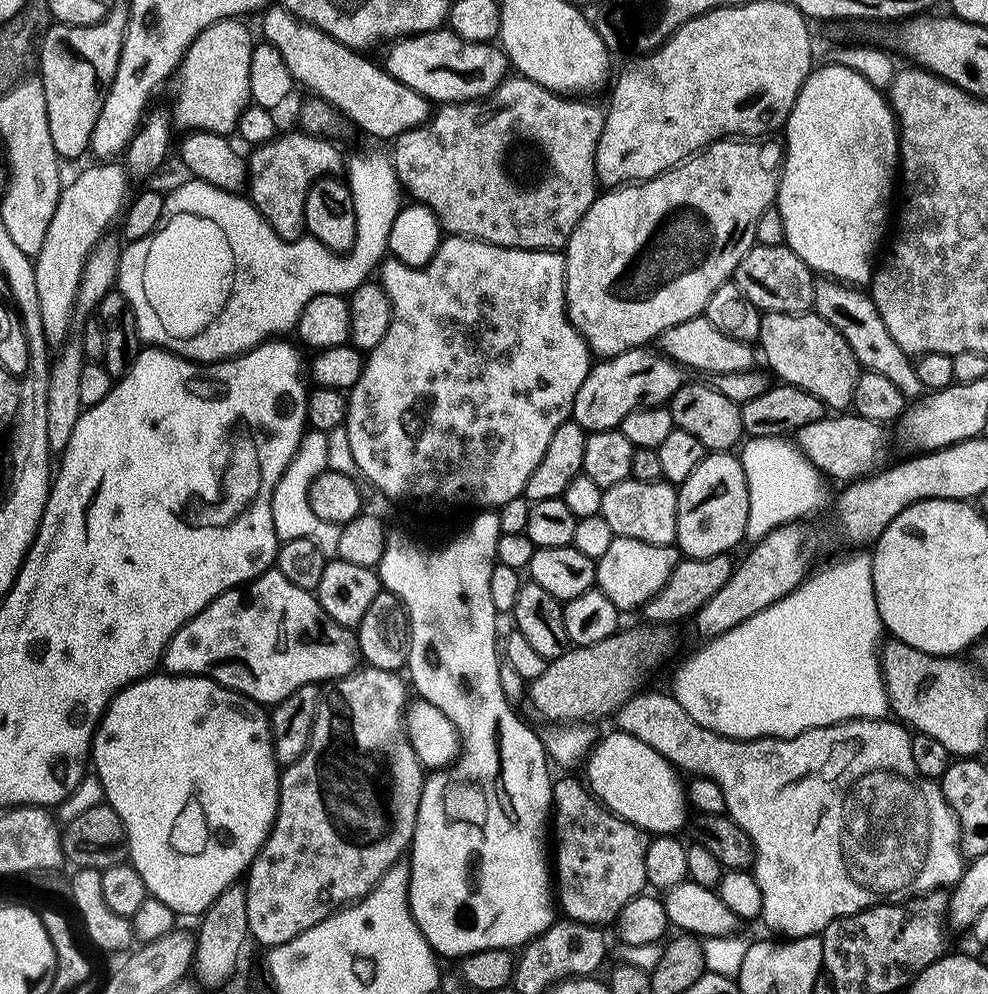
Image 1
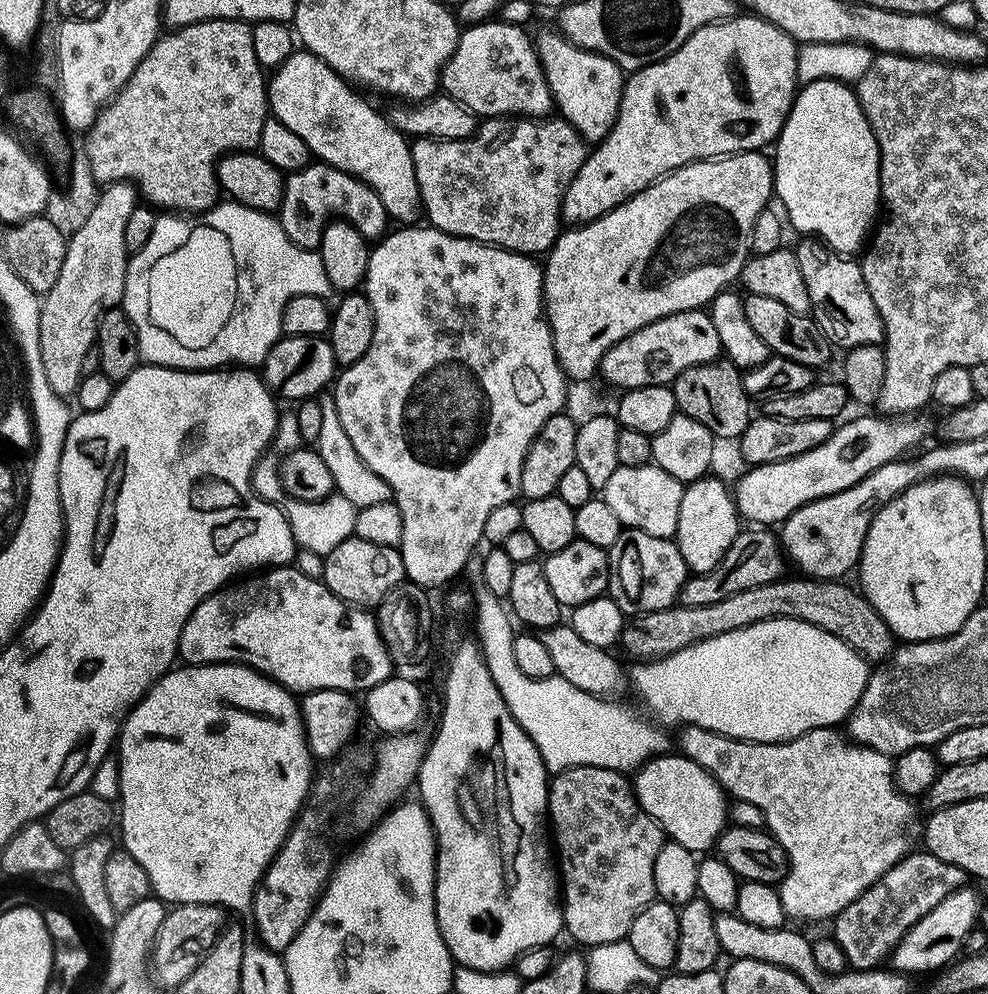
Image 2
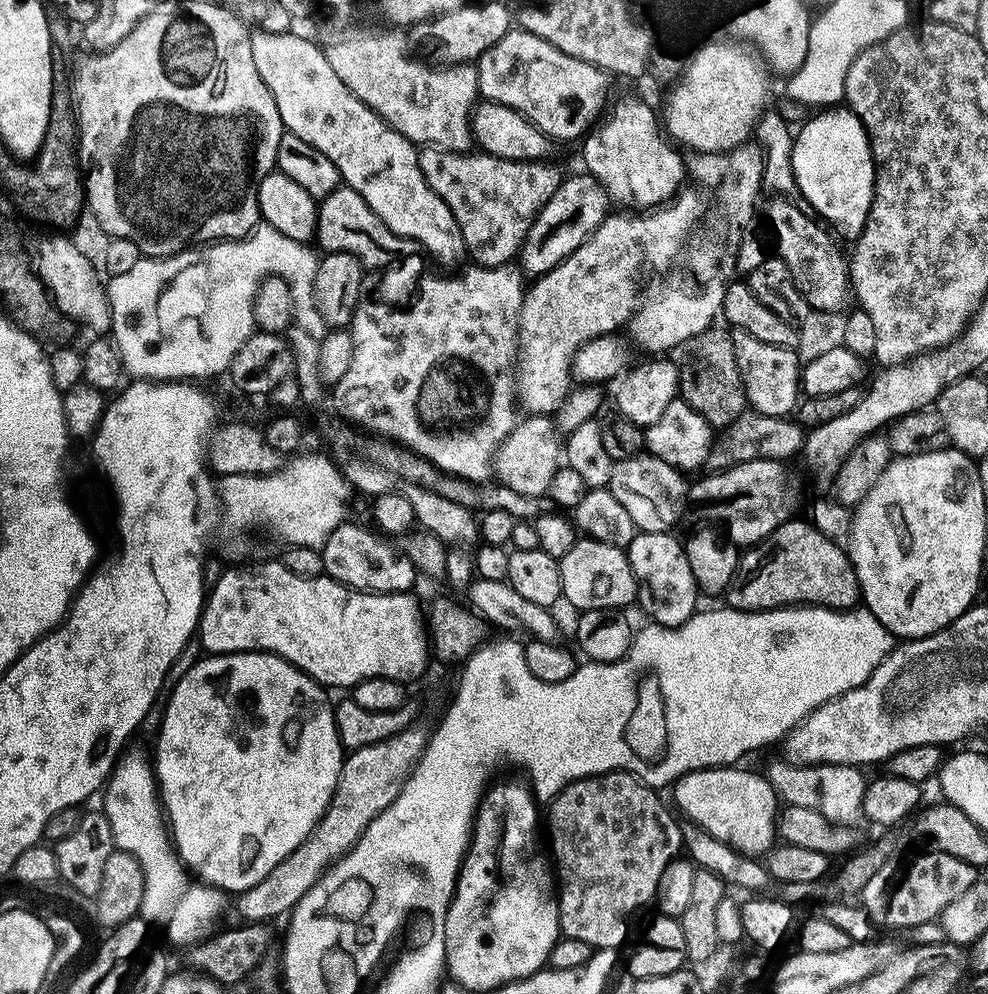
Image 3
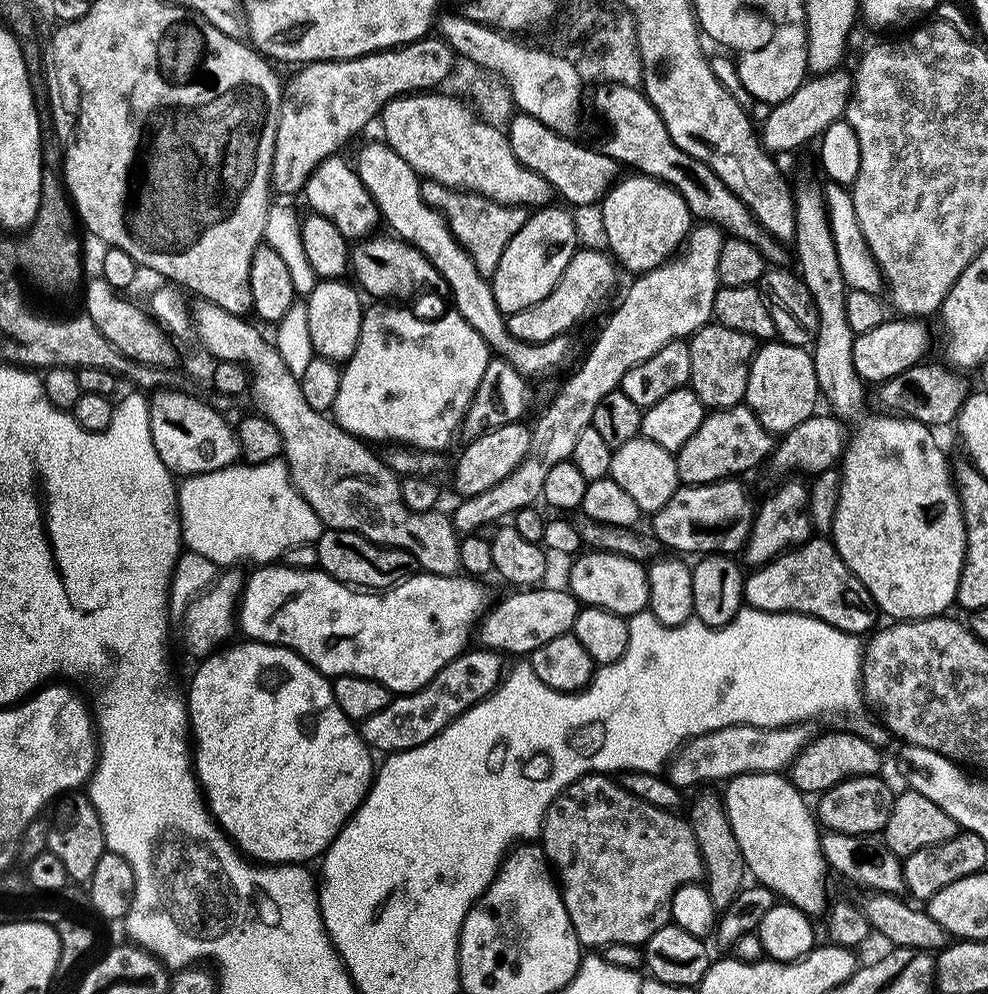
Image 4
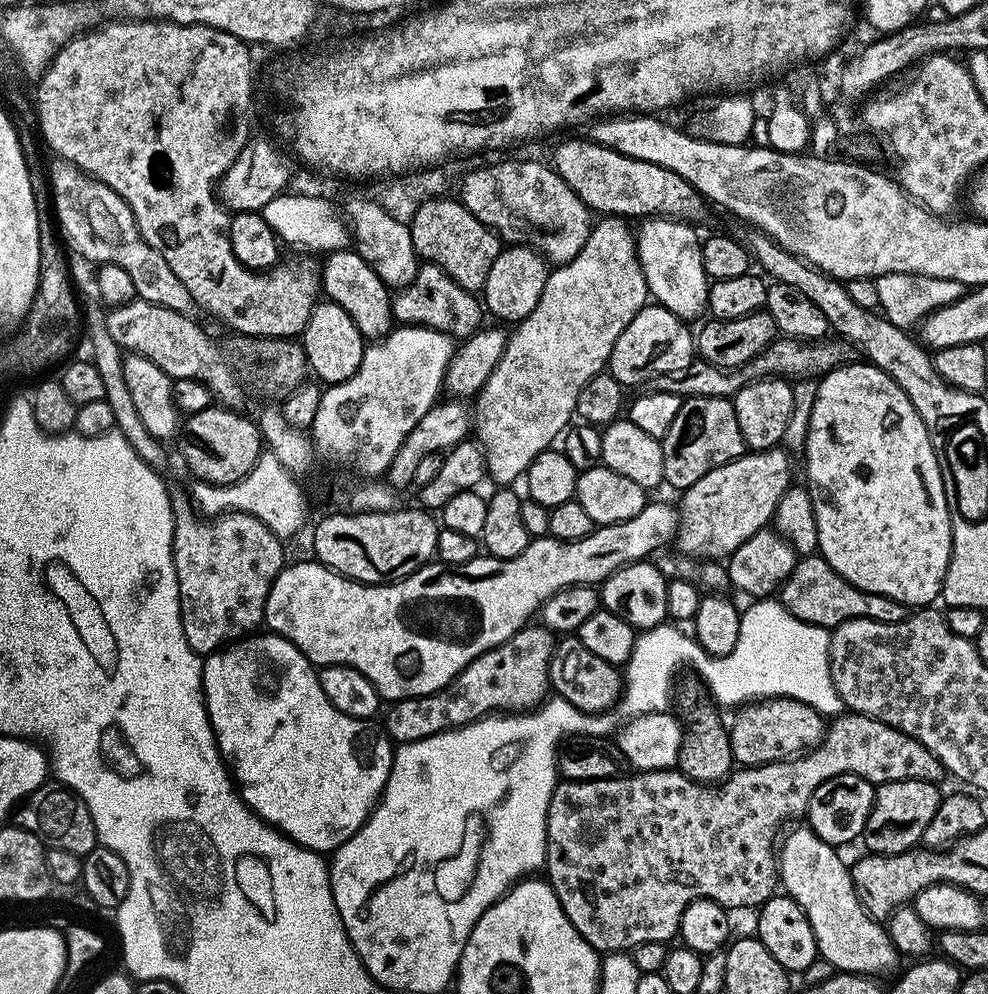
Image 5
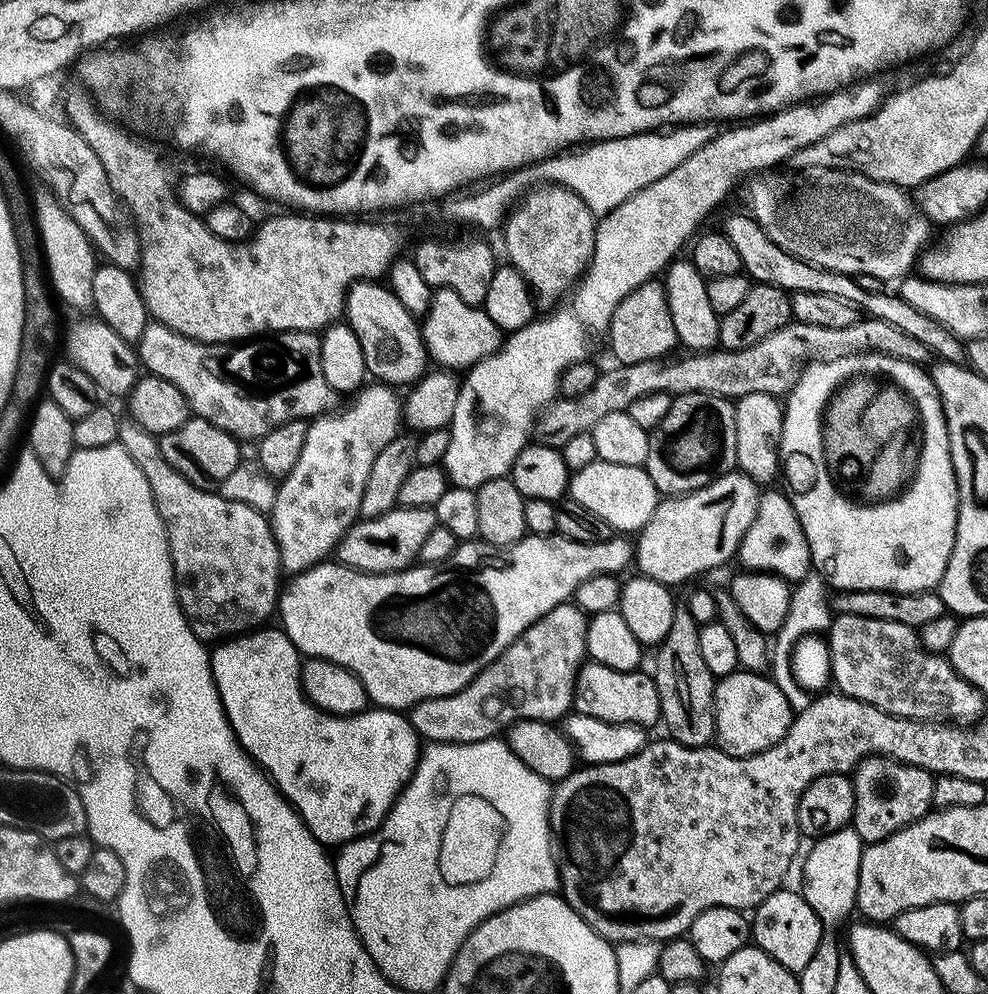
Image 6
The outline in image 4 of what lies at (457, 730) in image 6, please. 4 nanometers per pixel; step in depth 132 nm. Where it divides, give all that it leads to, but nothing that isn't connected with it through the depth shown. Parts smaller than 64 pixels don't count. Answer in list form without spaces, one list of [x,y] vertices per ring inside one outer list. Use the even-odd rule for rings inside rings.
[[[472,646],[446,662],[426,686],[413,692],[393,695],[392,701],[378,714],[370,714],[370,718],[359,721],[358,731],[369,749],[380,754],[391,754],[402,750],[414,750],[422,746],[422,742],[430,742],[450,722],[454,722],[466,710],[470,710],[478,702],[482,702],[499,685],[506,672],[505,657],[501,653],[483,646]]]

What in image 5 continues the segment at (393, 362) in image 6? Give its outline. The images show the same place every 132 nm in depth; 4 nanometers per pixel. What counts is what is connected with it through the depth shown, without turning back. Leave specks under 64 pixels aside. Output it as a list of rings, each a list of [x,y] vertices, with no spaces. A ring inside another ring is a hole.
[[[355,250],[331,251],[327,253],[322,271],[322,292],[331,303],[342,306],[346,314],[358,326],[365,341],[379,340],[394,327],[392,315],[392,299],[390,289],[382,282],[382,279],[374,272],[366,261]]]

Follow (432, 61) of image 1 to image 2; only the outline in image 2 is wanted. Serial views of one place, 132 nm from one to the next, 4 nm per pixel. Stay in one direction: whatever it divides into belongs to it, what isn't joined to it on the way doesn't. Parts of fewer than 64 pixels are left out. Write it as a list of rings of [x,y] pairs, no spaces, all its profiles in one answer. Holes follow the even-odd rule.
[[[489,18],[482,24],[465,27],[452,57],[440,70],[440,88],[443,95],[464,104],[480,118],[544,118],[553,111],[552,91],[540,65],[533,37],[527,36],[518,24],[508,24],[501,18]]]

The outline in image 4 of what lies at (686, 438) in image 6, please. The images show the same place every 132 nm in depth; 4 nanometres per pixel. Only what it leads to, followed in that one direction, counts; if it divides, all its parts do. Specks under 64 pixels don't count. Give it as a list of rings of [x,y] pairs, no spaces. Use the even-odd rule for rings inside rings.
[[[741,402],[732,408],[712,410],[704,417],[698,430],[675,453],[680,484],[715,484],[718,480],[739,477],[767,461],[774,451],[773,433],[767,432],[758,418]]]

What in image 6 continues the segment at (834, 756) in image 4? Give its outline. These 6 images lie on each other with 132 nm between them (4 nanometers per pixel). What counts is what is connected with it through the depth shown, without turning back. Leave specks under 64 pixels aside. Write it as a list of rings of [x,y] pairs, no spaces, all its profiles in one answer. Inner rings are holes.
[[[737,670],[716,681],[716,735],[715,743],[727,756],[753,756],[774,746],[790,730],[794,713],[789,702],[771,675]]]

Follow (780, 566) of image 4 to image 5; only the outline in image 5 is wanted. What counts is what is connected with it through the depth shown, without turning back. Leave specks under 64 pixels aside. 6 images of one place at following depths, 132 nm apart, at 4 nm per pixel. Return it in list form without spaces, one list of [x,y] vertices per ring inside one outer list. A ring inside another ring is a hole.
[[[819,554],[797,559],[794,570],[780,588],[778,599],[794,618],[829,630],[847,620],[873,620],[897,624],[910,614],[909,605],[858,590],[858,586],[846,582],[846,578],[842,578],[842,574],[838,574],[838,570],[834,570],[834,566],[830,566],[830,562],[826,562]]]

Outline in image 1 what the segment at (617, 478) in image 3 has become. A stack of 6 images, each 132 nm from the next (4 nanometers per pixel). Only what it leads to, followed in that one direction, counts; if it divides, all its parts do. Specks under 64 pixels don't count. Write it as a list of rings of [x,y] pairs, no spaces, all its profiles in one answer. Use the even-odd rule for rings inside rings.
[[[661,478],[654,482],[627,479],[604,489],[600,515],[606,518],[613,536],[638,538],[642,542],[670,544],[676,538],[677,489]]]

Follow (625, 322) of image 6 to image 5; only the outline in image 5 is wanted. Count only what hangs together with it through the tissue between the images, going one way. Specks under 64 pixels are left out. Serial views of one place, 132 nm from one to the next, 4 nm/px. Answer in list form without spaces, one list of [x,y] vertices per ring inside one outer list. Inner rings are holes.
[[[648,302],[634,315],[633,321],[622,330],[622,334],[618,335],[606,371],[625,386],[647,385],[656,376],[670,374],[674,370],[685,372],[694,359],[694,332],[688,328],[691,327],[685,321],[679,320],[661,304]]]

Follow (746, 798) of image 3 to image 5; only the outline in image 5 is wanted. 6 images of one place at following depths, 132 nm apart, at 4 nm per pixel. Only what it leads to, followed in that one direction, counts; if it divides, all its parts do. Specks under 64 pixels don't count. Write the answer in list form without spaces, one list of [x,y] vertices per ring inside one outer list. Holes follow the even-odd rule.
[[[807,826],[796,828],[788,837],[783,837],[778,848],[778,880],[783,891],[791,896],[798,906],[806,914],[810,926],[814,930],[816,950],[821,961],[833,964],[837,973],[852,973],[858,976],[880,978],[883,972],[888,972],[898,961],[896,947],[888,936],[888,929],[881,921],[872,919],[864,911],[862,902],[856,893],[856,887],[852,881],[849,865],[844,865],[844,860],[839,856],[833,845],[822,842],[818,834],[814,834]]]

